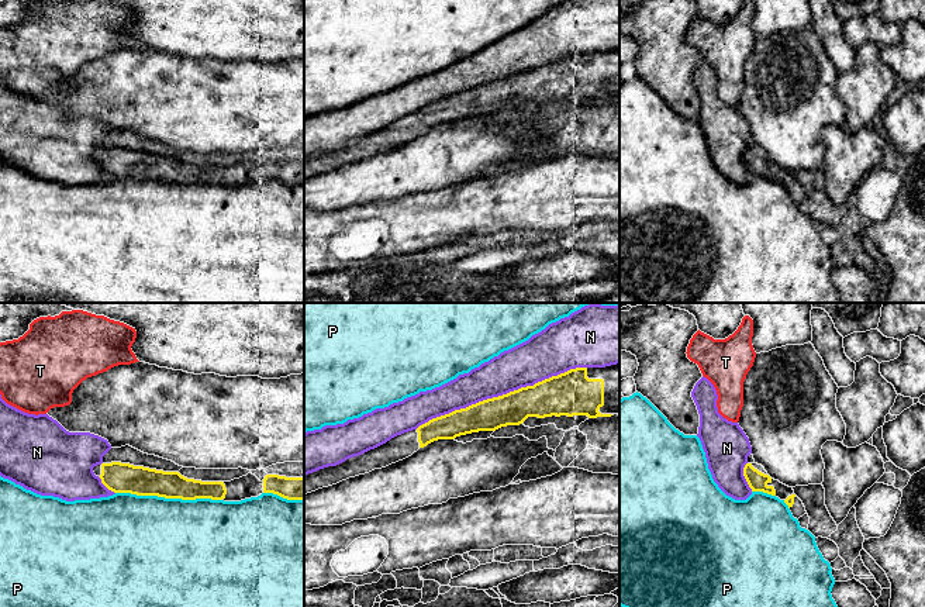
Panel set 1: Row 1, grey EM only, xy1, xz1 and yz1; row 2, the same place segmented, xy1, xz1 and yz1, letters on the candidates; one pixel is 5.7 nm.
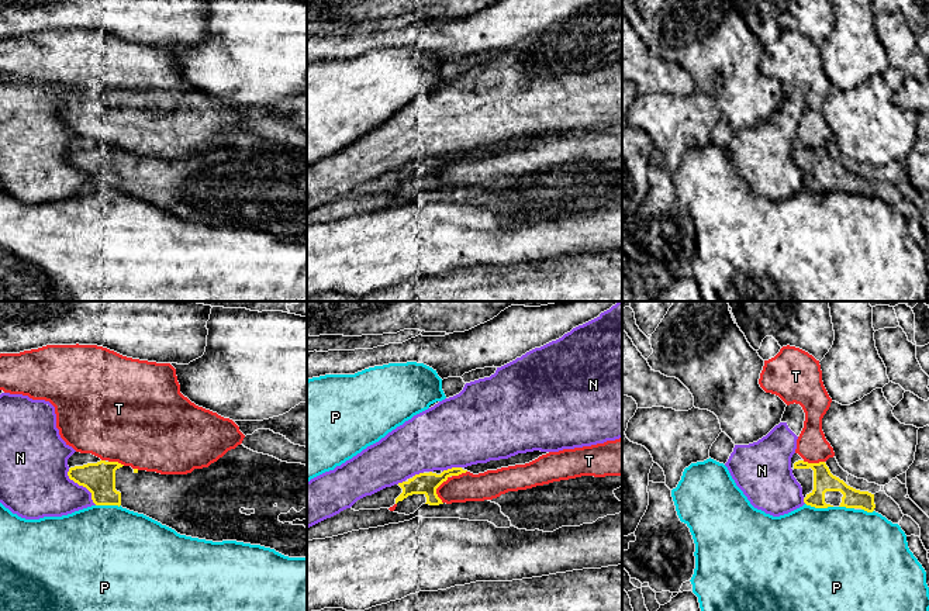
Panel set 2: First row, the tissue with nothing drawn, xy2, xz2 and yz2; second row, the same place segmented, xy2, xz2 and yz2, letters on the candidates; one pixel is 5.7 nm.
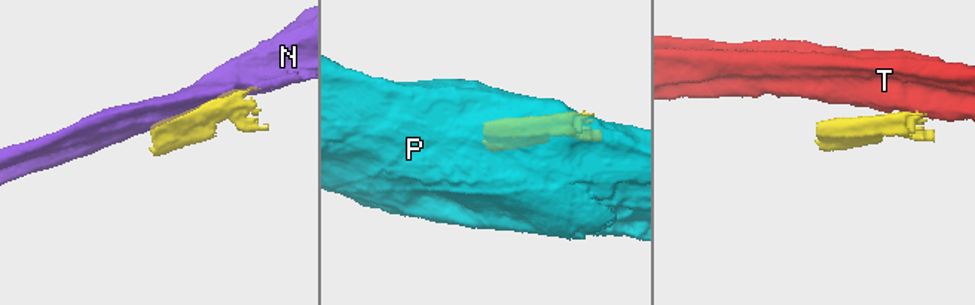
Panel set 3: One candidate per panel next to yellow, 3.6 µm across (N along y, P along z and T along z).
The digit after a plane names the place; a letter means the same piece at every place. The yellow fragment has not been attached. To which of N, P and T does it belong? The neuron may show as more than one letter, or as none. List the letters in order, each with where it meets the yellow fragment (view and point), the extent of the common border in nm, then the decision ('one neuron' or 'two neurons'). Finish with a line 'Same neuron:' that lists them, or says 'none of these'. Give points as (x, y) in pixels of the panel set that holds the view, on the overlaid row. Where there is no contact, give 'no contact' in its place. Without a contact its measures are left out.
N: xz1 (500, 396) | 1050 nm | two neurons
P: xy1 (169, 497) | 600 nm | two neurons
T: xz2 (435, 490) | 170 nm | two neurons
Same neuron: none of these

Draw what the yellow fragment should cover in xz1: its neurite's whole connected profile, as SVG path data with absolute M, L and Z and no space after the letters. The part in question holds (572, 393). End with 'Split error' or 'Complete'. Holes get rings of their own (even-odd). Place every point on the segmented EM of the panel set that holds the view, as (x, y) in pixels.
M619 363L576 368L429 420L359 456L304 475L304 494L403 461L438 439L520 425L528 417L619 415Z. Split error

